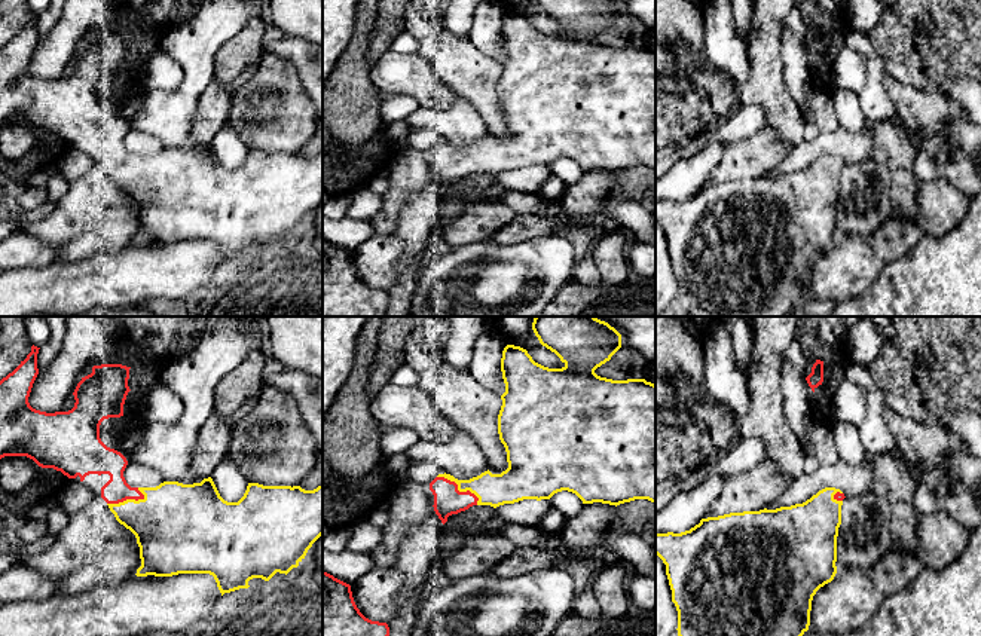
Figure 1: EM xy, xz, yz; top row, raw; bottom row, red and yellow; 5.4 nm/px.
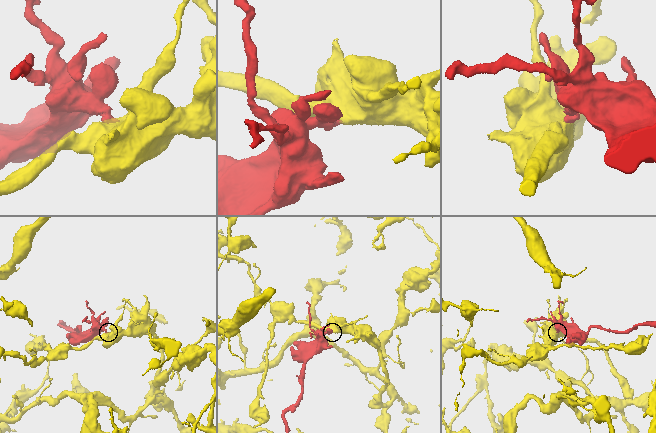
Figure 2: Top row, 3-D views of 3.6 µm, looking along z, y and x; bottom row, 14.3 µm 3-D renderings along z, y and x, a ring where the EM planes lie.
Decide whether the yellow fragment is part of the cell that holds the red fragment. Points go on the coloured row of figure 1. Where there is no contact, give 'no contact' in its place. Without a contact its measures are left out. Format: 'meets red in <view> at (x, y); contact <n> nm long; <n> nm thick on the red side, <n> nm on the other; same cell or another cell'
meets red in xz at (458, 491); contact 280 nm long; 160 nm thick on the red side, 180 nm on the other; same cell

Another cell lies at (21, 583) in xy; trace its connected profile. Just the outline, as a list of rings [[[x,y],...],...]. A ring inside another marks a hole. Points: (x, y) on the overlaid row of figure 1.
[[[25,562],[0,575],[0,603],[43,600],[55,594],[56,583]]]

